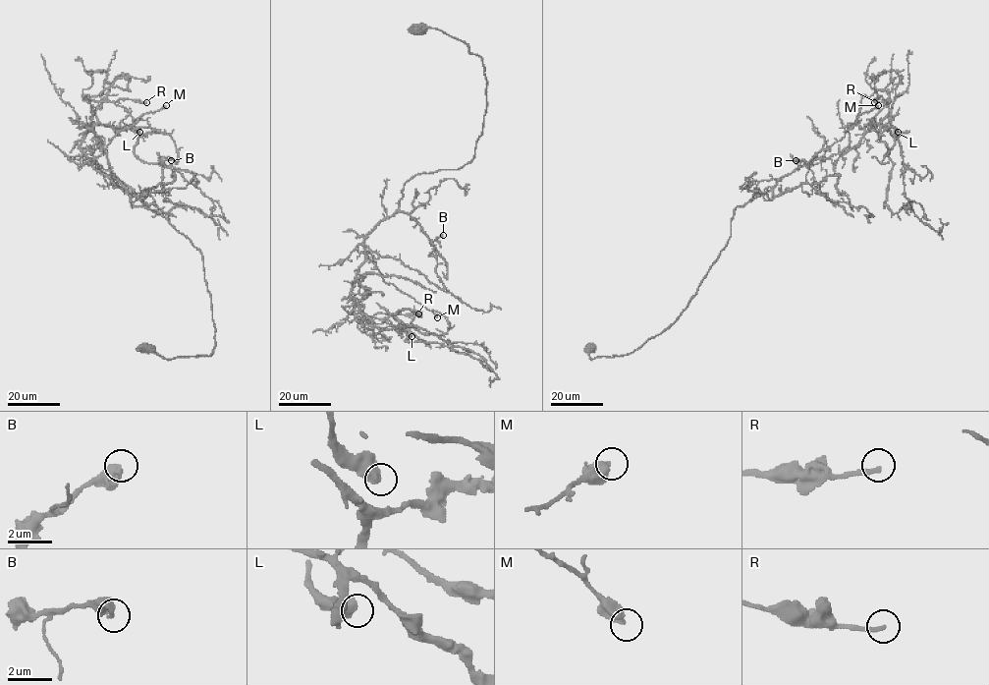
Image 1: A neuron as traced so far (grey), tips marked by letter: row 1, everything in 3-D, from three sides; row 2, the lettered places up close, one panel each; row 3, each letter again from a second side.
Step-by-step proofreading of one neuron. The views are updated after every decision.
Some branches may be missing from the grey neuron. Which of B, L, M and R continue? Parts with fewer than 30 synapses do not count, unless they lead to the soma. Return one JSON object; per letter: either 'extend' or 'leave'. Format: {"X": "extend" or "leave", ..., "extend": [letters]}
{"B": "leave", "L": "leave", "M": "leave", "R": "leave", "extend": []}

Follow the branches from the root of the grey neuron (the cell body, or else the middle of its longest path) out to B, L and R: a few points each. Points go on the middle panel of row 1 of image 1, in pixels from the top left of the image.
B: (420, 28), (463, 40), (486, 81), (473, 158), (414, 175), (399, 202), (433, 247), (443, 235)
L: (420, 28), (481, 57), (486, 109), (473, 158), (409, 179), (364, 240), (368, 295), (354, 314), (412, 336)
R: (420, 28), (481, 57), (486, 109), (473, 158), (409, 179), (399, 209), (364, 240), (357, 321), (418, 313)

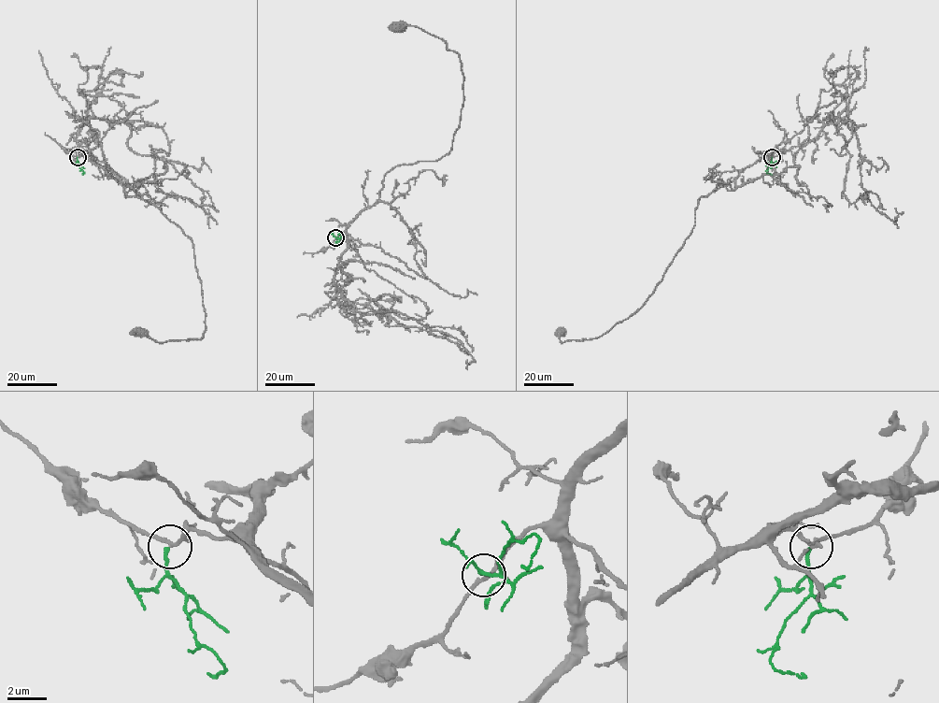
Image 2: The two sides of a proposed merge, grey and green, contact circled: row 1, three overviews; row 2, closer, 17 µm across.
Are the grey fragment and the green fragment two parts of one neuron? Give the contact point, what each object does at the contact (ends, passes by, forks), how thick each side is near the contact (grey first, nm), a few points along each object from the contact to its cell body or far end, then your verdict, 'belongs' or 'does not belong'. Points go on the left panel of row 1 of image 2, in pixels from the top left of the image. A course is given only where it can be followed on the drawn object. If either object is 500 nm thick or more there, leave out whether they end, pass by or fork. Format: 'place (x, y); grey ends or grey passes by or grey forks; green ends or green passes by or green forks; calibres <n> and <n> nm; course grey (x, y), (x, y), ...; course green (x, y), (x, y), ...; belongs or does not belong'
place (78, 157); grey forks; green ends; calibres 160 and 180 nm; course grey (78, 157), (111, 170), (128, 195), (149, 199), (192, 240), (205, 313), (203, 337), (159, 342), (141, 332); course green (78, 157), (82, 174); belongs

